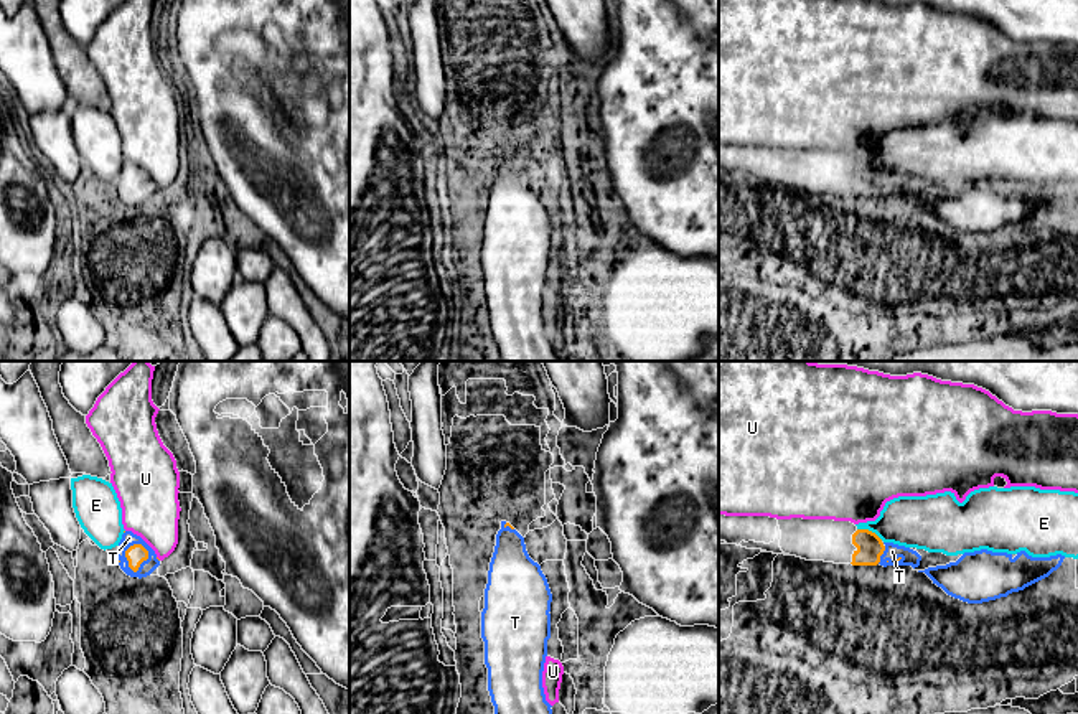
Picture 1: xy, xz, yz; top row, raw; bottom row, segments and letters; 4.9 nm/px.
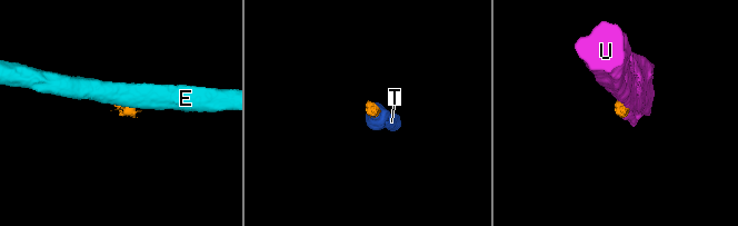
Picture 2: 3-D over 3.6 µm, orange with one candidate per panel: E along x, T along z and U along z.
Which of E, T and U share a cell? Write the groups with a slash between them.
E / T / U

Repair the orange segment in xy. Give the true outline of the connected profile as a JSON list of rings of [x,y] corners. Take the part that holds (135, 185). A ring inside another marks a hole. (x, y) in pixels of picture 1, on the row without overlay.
[[[124,162],[117,188],[120,200],[138,209],[150,206],[160,196],[155,181],[132,162]]]

